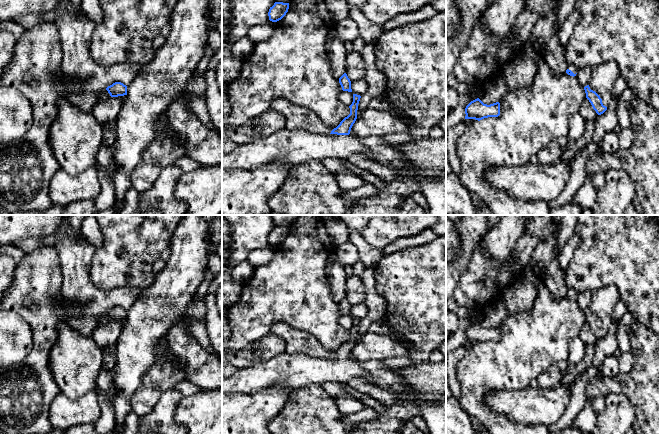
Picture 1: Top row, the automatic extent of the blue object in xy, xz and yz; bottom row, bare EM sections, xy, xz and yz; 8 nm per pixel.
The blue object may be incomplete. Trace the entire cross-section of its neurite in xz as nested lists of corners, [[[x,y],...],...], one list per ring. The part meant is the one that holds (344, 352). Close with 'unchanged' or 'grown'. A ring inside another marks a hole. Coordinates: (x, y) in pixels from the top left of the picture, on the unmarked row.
[[[353,318],[353,326],[349,330],[350,338],[330,358],[310,357],[304,353],[288,354],[285,352],[266,362],[244,369],[235,369],[231,376],[222,378],[222,395],[226,393],[253,393],[273,386],[297,390],[309,385],[321,386],[326,382],[347,384],[349,380],[358,378],[390,393],[413,397],[421,409],[421,416],[428,426],[429,434],[446,434],[446,395],[440,396],[433,402],[423,401],[421,395],[414,392],[401,375],[384,366],[381,361],[357,362],[350,358],[357,343],[360,322],[360,319]]]; grown

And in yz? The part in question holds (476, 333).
[[[479,322],[471,325],[465,332],[465,343],[482,344],[500,339],[500,327],[484,328]]]; unchanged

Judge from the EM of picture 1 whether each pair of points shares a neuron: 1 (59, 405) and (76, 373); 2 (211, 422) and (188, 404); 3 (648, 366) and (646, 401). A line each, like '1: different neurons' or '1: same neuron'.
1: different neurons
2: same neuron
3: same neuron

